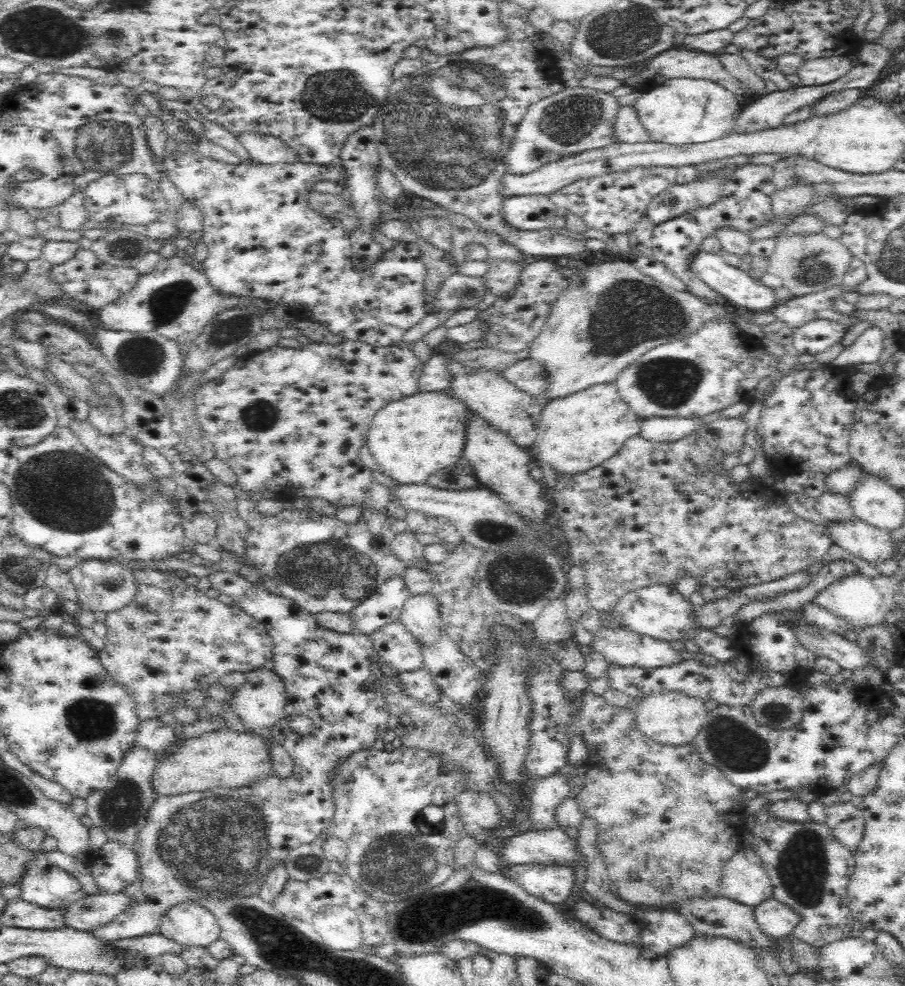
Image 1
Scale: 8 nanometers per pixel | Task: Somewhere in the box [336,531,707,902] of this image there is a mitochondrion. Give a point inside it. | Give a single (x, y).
(519, 579)

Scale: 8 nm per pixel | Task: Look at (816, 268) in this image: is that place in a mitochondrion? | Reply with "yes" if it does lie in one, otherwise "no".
yes

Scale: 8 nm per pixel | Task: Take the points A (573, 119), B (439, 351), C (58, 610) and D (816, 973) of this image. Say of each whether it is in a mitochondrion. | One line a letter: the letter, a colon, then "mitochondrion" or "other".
A: mitochondrion
B: other
C: other
D: other

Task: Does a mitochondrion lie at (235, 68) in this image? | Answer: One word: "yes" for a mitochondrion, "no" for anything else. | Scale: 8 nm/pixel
no

